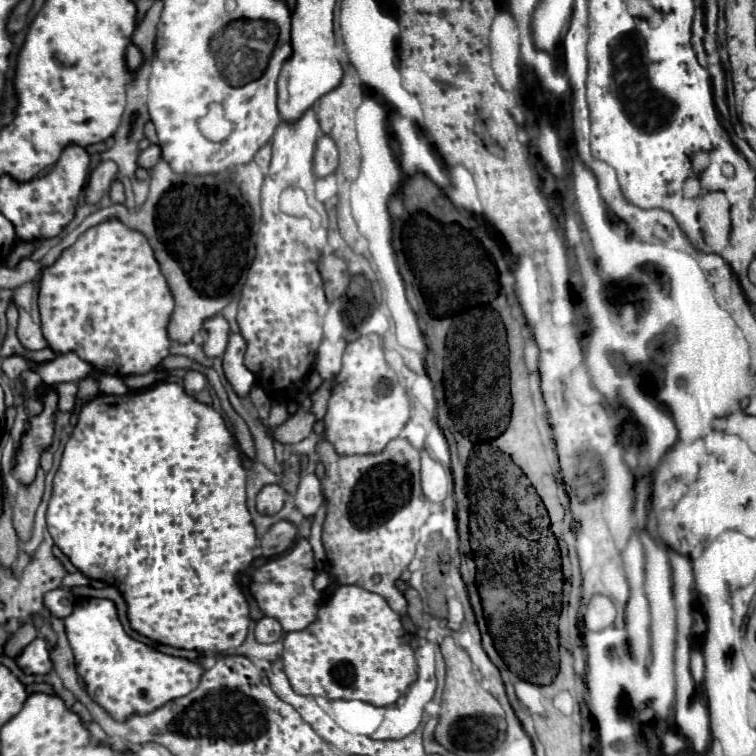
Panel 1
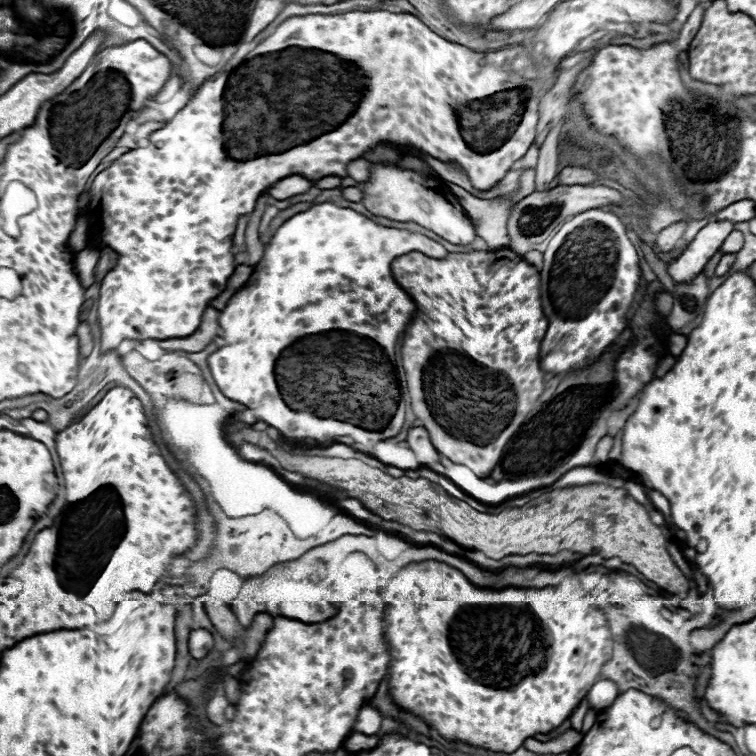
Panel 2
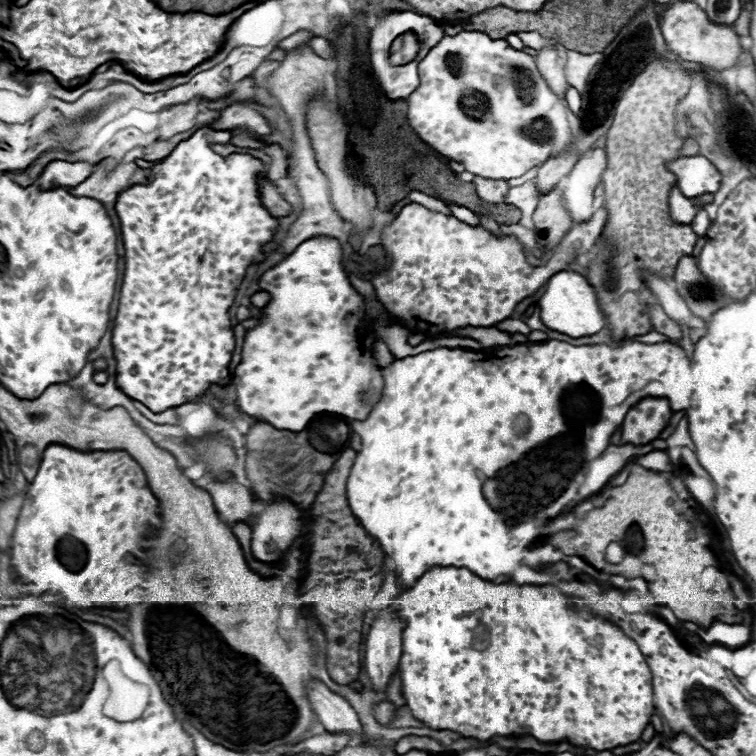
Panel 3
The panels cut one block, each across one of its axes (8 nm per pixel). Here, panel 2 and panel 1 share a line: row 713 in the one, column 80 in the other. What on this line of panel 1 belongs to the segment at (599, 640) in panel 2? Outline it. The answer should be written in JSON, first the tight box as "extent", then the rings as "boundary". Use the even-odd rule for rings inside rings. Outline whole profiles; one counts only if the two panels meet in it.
{"extent":[46,382,256,654],"boundary":[[[158,382],[148,390],[128,392],[128,394],[102,394],[86,402],[80,410],[78,424],[74,426],[60,460],[60,468],[54,476],[52,498],[48,502],[46,524],[54,544],[68,556],[68,560],[90,580],[100,580],[106,584],[114,584],[128,606],[128,620],[132,630],[138,634],[184,650],[198,652],[214,652],[222,654],[226,650],[238,648],[248,632],[250,624],[250,608],[244,598],[244,590],[240,586],[240,574],[254,560],[254,544],[256,534],[252,528],[252,518],[248,508],[244,506],[246,498],[246,468],[242,464],[240,452],[236,450],[236,440],[226,428],[222,414],[218,414],[212,406],[198,402],[194,396],[188,396],[184,388],[176,382]]]}

